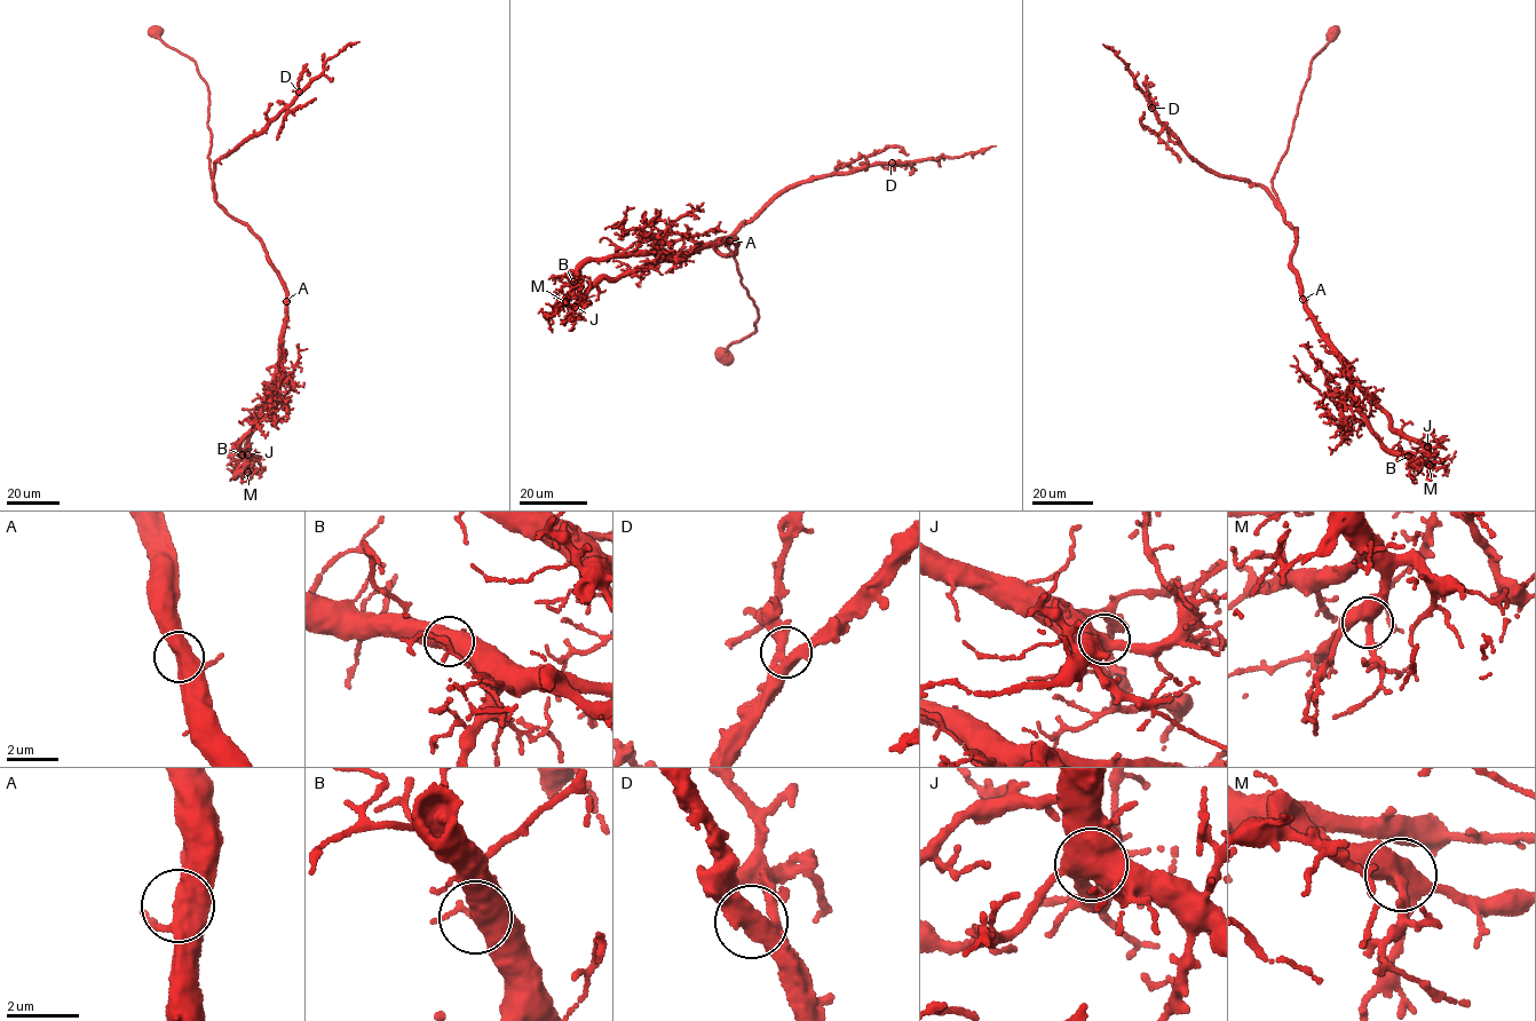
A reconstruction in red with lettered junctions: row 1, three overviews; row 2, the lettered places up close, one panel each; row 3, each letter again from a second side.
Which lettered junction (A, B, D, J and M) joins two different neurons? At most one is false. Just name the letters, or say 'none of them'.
none of them

